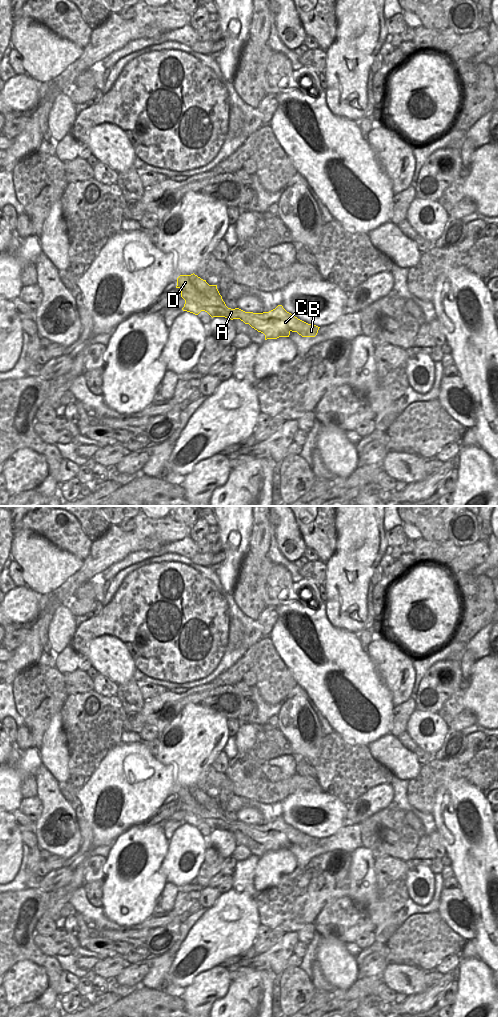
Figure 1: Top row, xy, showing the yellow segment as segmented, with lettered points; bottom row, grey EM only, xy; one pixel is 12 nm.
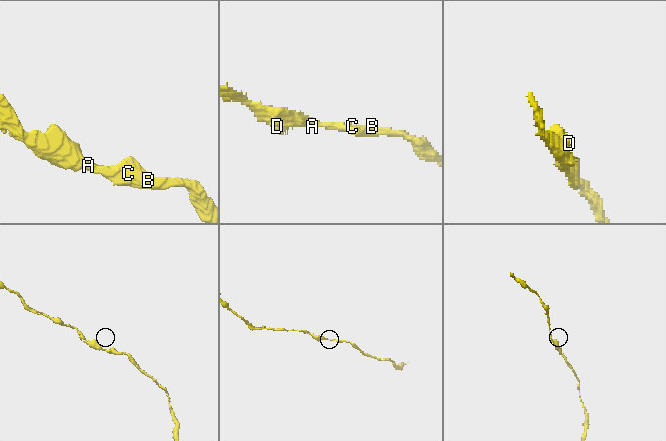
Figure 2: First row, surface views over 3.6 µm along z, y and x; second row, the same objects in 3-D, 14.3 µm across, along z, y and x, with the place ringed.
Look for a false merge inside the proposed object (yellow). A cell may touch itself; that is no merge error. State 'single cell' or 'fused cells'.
single cell

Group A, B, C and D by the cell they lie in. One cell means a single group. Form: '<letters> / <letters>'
A B C D

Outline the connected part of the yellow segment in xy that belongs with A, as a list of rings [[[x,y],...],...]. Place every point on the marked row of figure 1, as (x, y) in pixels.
[[[194,273],[180,275],[176,288],[181,289],[181,297],[185,300],[183,311],[198,315],[201,311],[213,317],[240,319],[245,324],[261,332],[267,339],[289,337],[290,332],[297,332],[302,337],[315,337],[320,327],[308,324],[291,313],[282,305],[269,312],[245,312],[239,308],[228,308],[220,295],[217,285],[209,285]]]

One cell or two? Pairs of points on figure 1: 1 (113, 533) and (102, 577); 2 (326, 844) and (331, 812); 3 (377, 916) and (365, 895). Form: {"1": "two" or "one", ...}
{"1": "two", "2": "two", "3": "one"}

